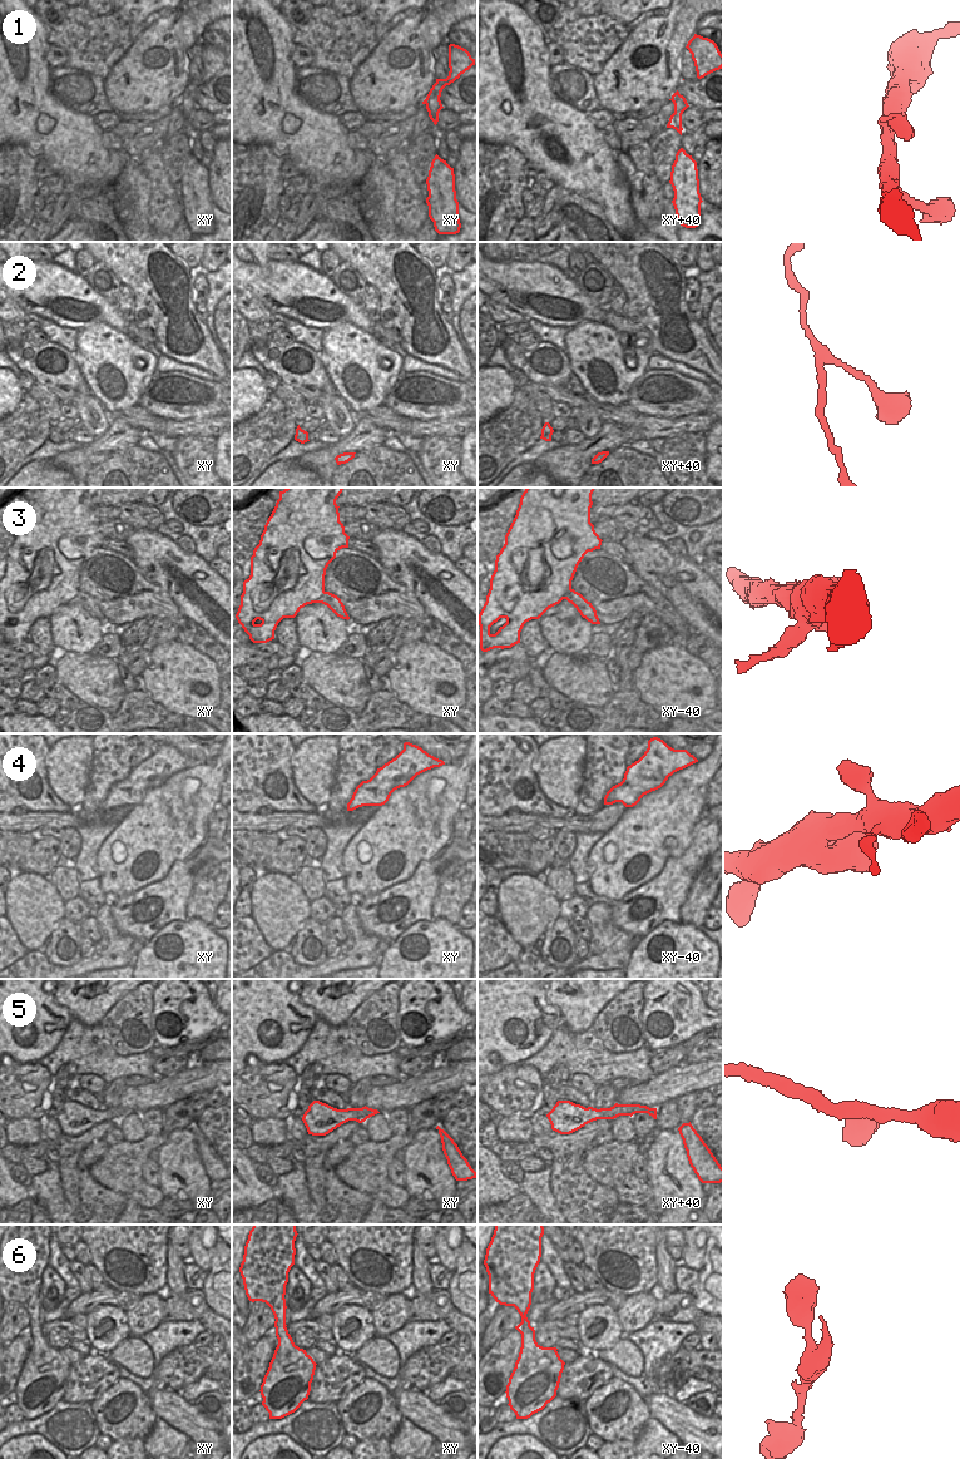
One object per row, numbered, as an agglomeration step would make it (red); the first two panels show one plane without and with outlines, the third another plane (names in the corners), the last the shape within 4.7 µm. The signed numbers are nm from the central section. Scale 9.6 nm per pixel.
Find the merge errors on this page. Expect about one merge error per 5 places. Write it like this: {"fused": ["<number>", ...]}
{"fused": ["3"]}

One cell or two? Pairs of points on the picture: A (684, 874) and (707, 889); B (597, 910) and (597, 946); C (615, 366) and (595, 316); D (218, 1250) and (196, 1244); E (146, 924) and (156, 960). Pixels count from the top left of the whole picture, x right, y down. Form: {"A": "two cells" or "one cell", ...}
{"A": "two cells", "B": "one cell", "C": "two cells", "D": "one cell", "E": "two cells"}

